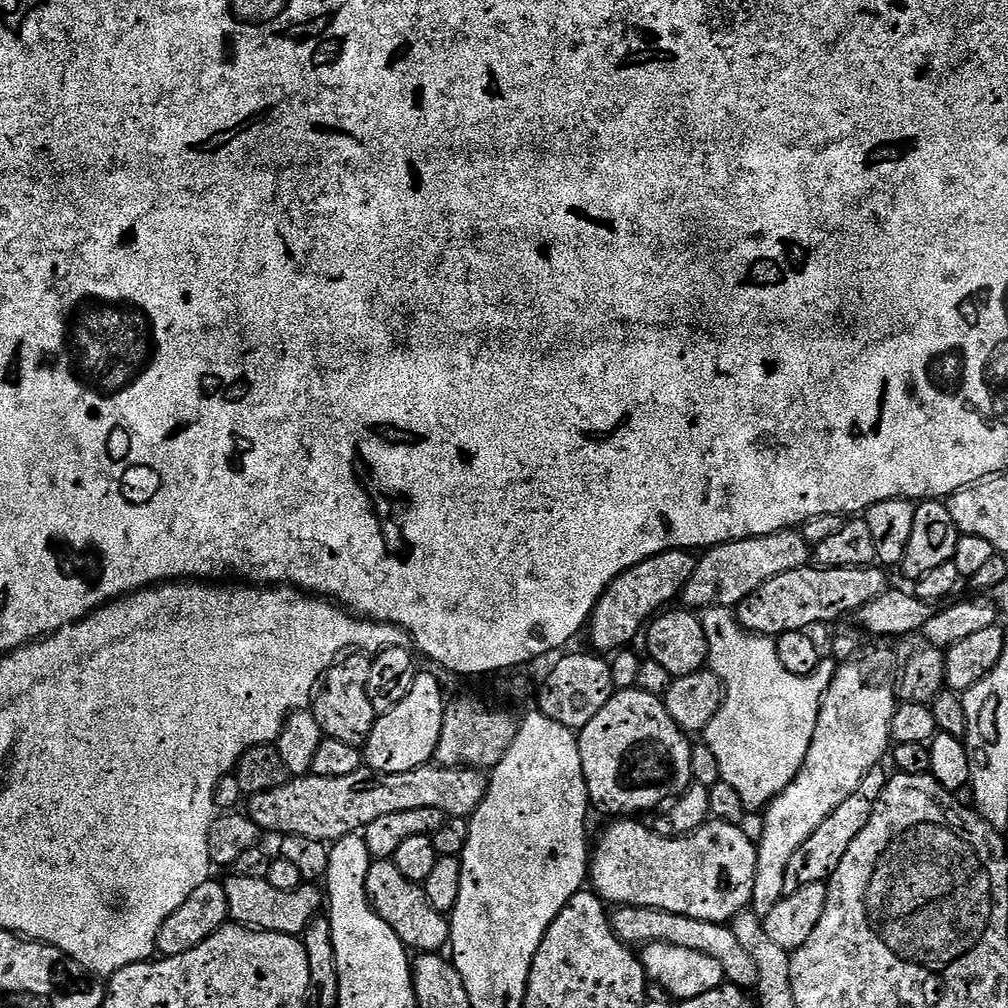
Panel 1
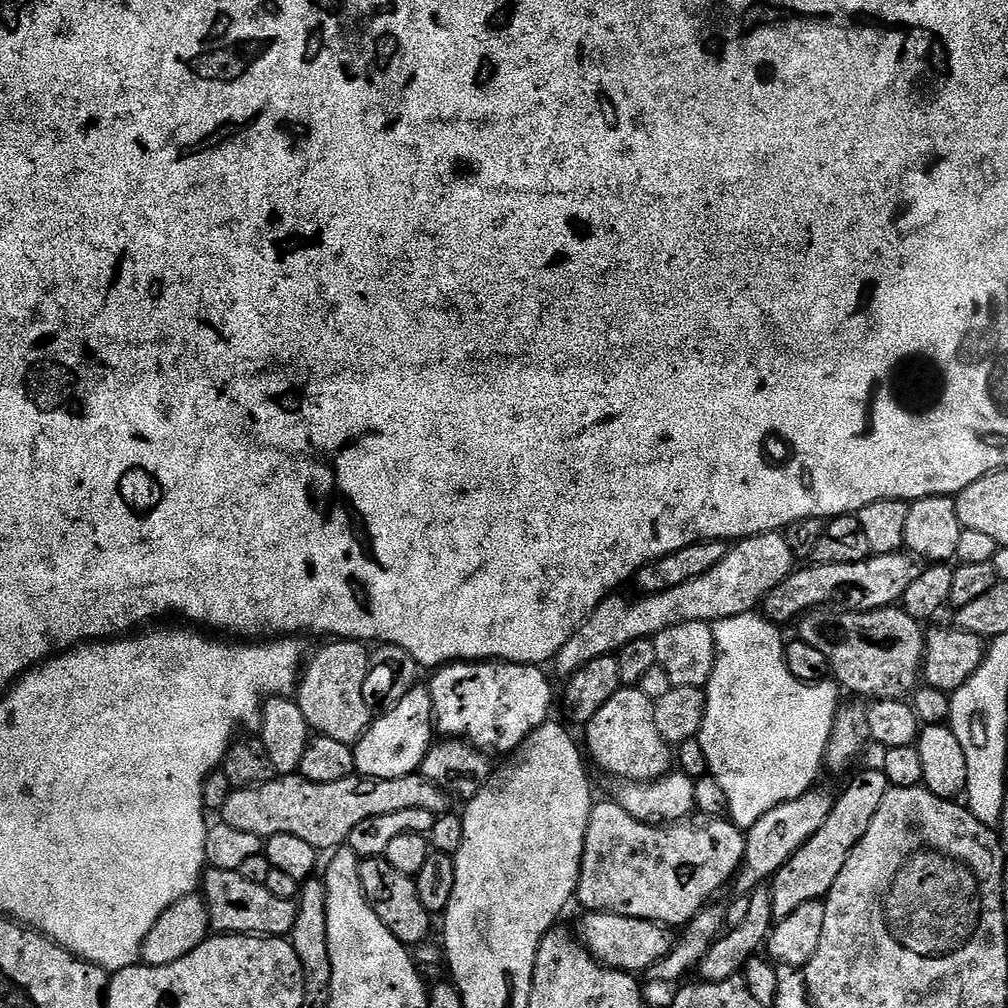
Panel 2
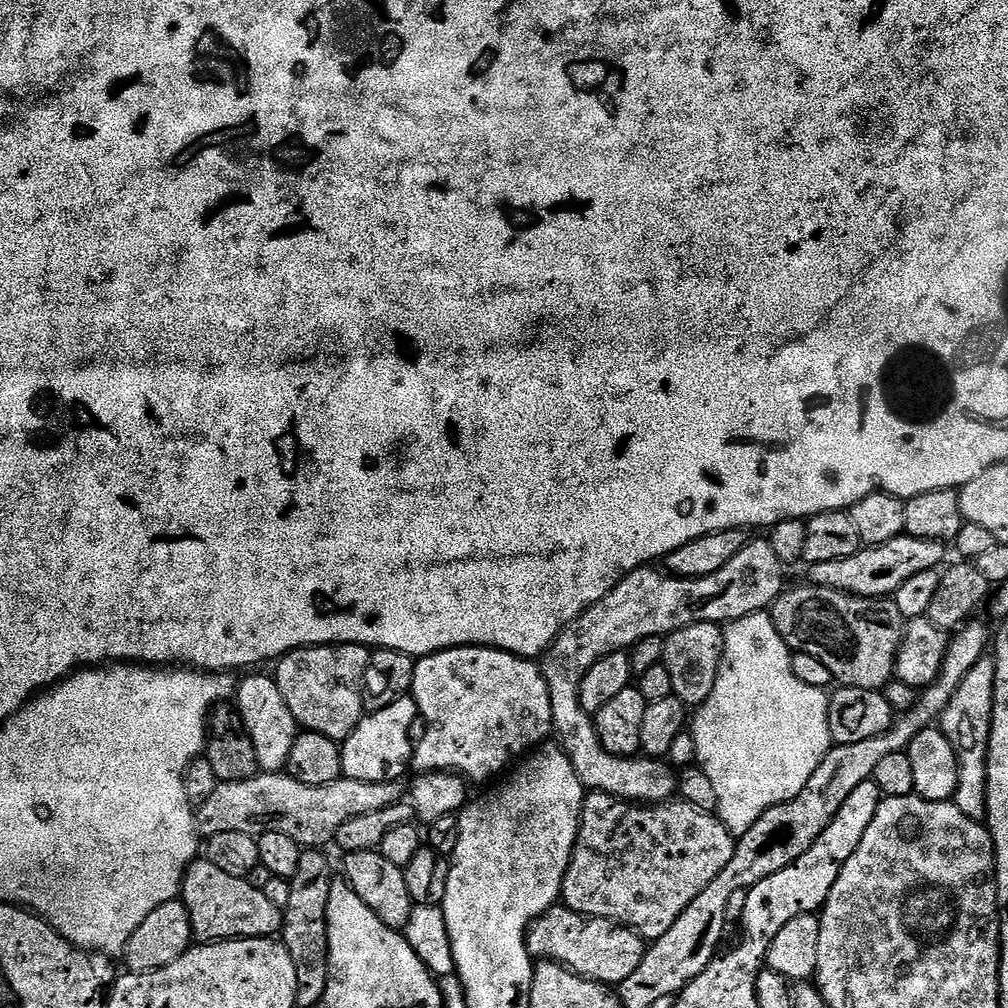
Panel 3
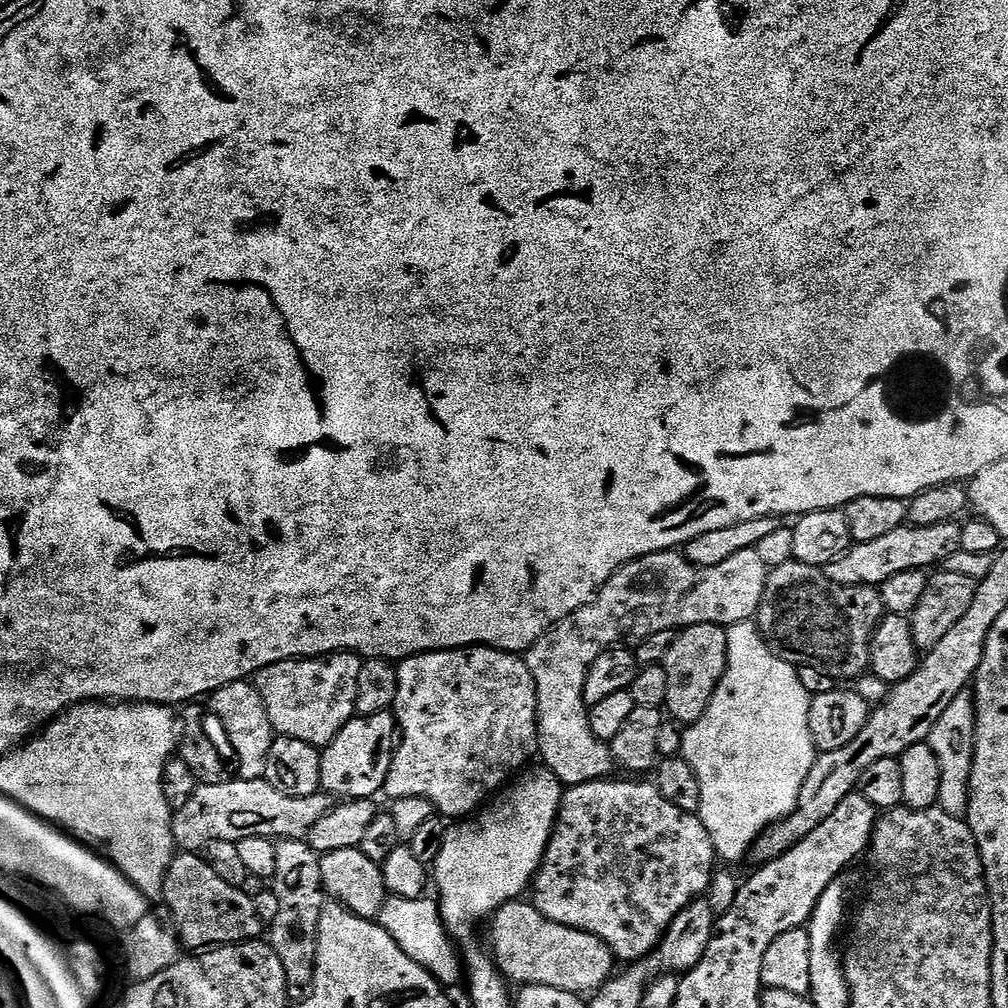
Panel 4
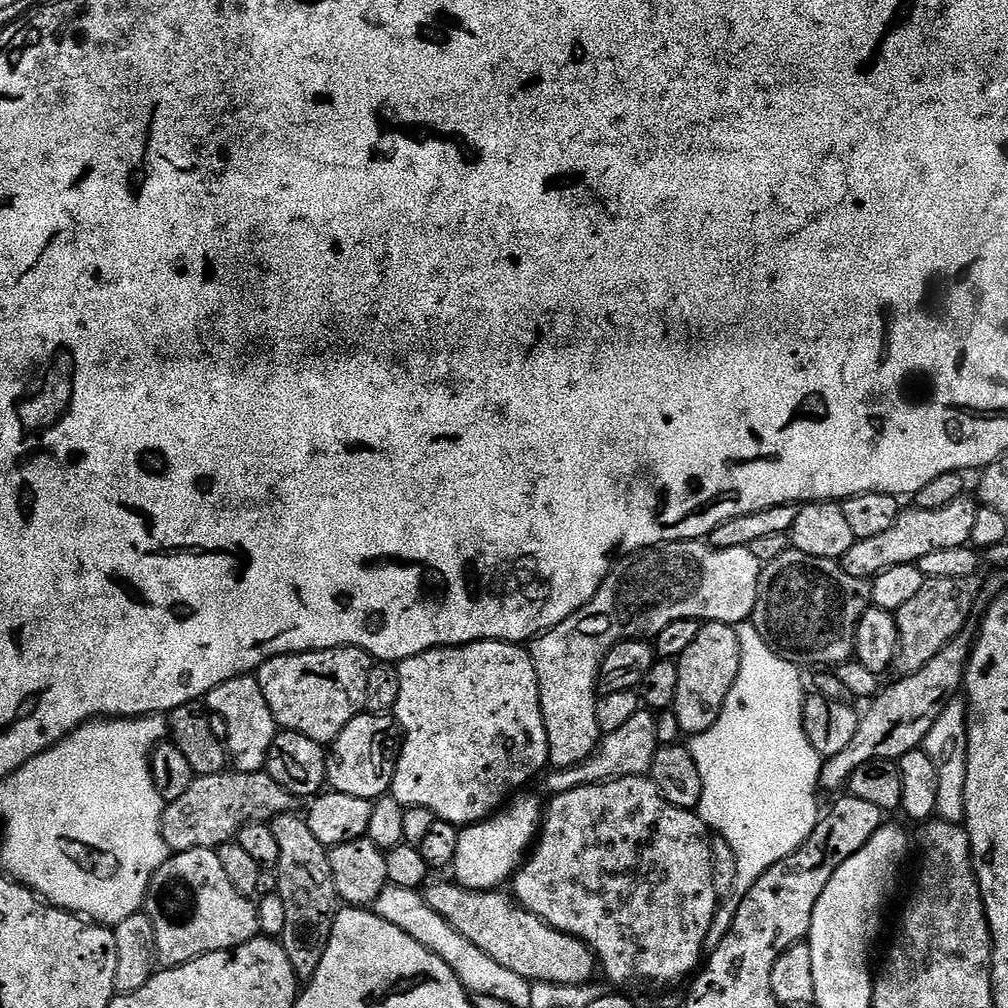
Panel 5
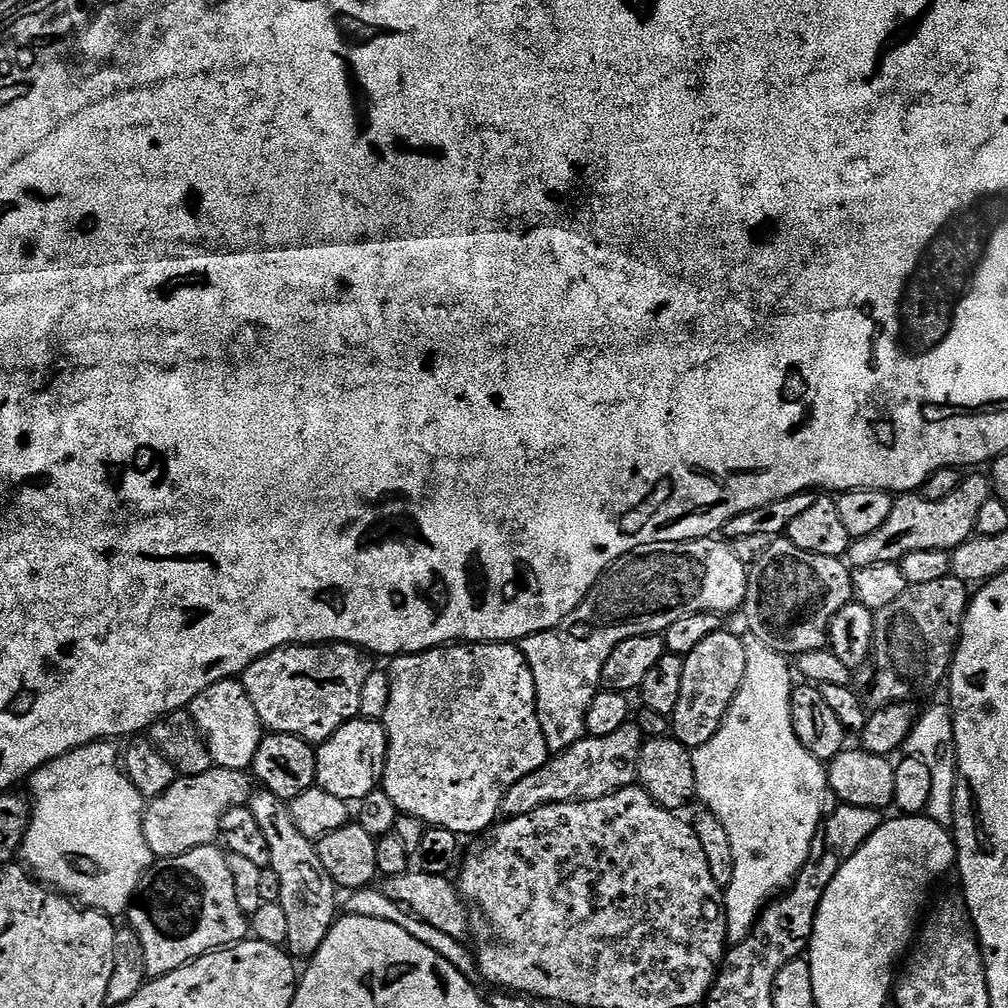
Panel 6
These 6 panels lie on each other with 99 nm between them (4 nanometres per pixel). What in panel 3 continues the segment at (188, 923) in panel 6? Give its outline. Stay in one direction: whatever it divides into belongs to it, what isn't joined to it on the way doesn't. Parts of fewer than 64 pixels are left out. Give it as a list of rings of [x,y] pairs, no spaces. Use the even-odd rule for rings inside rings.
[[[207,858],[193,860],[184,872],[182,885],[182,899],[186,910],[190,914],[190,926],[193,937],[200,942],[215,942],[218,940],[258,940],[272,938],[284,927],[284,914],[281,908],[274,906],[270,898],[266,898],[263,887],[252,885],[251,879],[226,874],[226,870],[218,870],[214,862]]]

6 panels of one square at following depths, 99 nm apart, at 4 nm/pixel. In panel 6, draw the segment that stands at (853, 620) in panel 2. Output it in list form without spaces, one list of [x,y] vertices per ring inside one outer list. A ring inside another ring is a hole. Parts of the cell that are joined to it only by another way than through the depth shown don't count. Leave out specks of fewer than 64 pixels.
[[[776,538],[769,543],[766,554],[748,568],[742,615],[751,635],[762,638],[775,652],[797,658],[828,648],[832,620],[853,600],[852,572],[841,557],[806,554],[787,538]]]

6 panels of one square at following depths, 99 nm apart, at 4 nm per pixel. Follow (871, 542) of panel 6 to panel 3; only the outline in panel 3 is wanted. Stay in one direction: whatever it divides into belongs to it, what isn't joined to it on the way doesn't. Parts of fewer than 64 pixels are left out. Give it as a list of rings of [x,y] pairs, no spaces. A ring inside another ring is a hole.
[[[907,534],[879,544],[877,548],[861,547],[850,558],[836,561],[834,587],[839,592],[849,592],[852,596],[891,597],[900,589],[902,582],[914,578],[914,574],[922,574],[931,568],[939,569],[944,560],[944,548],[941,541],[923,540]]]

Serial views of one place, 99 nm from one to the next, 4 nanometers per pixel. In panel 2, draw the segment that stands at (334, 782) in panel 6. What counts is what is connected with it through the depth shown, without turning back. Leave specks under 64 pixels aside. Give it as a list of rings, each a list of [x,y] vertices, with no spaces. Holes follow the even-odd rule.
[[[417,686],[410,690],[410,694],[406,694],[406,698],[402,698],[402,702],[379,713],[368,725],[362,738],[356,741],[352,753],[357,773],[375,780],[417,775],[426,754],[432,749],[432,732],[434,733],[432,699],[427,687]]]

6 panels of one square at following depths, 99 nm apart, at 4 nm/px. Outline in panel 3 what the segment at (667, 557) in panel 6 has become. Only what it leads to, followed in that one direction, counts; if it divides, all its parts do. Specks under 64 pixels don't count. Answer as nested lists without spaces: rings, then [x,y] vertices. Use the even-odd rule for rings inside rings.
[[[753,539],[737,556],[730,558],[730,562],[726,562],[726,566],[722,566],[722,570],[709,576],[686,578],[685,576],[673,576],[664,570],[659,572],[656,568],[659,567],[635,568],[612,591],[606,593],[597,604],[587,608],[573,624],[568,625],[542,657],[542,671],[546,678],[546,686],[550,690],[554,740],[560,751],[565,752],[570,758],[570,766],[574,766],[574,774],[584,783],[588,792],[610,794],[619,800],[627,800],[629,804],[641,806],[666,804],[677,795],[677,769],[673,768],[664,758],[625,758],[610,754],[610,750],[606,750],[606,746],[602,746],[596,733],[593,717],[580,705],[580,687],[582,678],[586,678],[586,670],[590,670],[590,666],[594,666],[594,662],[598,662],[604,656],[631,649],[632,645],[639,640],[651,636],[666,638],[670,633],[682,630],[686,626],[694,626],[698,622],[710,622],[724,626],[743,616],[771,609],[774,601],[786,588],[786,583],[784,584],[785,569],[767,539]]]

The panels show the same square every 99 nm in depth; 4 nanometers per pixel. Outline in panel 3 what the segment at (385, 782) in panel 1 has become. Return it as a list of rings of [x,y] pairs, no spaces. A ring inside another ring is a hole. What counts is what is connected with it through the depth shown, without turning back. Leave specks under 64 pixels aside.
[[[257,774],[242,782],[221,782],[195,809],[196,826],[201,837],[207,838],[214,834],[230,834],[241,832],[259,838],[262,834],[286,834],[294,838],[304,850],[320,850],[335,841],[338,830],[350,818],[358,818],[358,814],[374,814],[374,810],[386,810],[392,804],[401,803],[399,783],[383,784],[382,782],[358,782],[343,778],[330,782],[326,786],[306,786],[287,774]]]

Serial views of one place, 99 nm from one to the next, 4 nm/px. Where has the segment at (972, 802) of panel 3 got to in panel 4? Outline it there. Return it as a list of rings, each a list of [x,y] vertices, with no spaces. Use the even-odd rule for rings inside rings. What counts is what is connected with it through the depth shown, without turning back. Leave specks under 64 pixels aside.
[[[964,691],[950,702],[950,707],[942,713],[942,718],[934,722],[934,730],[928,735],[927,744],[938,754],[938,764],[942,770],[942,786],[938,807],[951,816],[961,818],[968,815],[970,802],[970,780],[976,745],[976,698],[971,691]]]

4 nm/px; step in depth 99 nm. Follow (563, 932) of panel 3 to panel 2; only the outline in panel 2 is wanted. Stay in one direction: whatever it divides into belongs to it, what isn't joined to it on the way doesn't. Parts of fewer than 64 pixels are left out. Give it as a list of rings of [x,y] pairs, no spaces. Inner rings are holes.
[[[585,911],[583,915],[578,939],[587,948],[588,953],[606,968],[617,968],[633,974],[647,973],[666,956],[674,943],[674,936],[668,933],[671,931],[665,925],[656,924],[652,920],[609,912]]]

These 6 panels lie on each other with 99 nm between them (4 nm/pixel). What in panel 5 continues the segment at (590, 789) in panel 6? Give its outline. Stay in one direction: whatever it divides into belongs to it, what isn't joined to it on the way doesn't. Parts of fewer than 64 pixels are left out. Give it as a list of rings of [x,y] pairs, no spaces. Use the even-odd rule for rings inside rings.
[[[641,710],[634,714],[634,718],[630,718],[630,722],[626,722],[626,726],[622,726],[622,730],[607,733],[590,758],[572,768],[549,771],[543,777],[544,784],[552,796],[557,796],[587,784],[605,784],[607,780],[621,780],[627,776],[648,776],[652,771],[654,754],[661,747],[656,716],[651,711]]]

